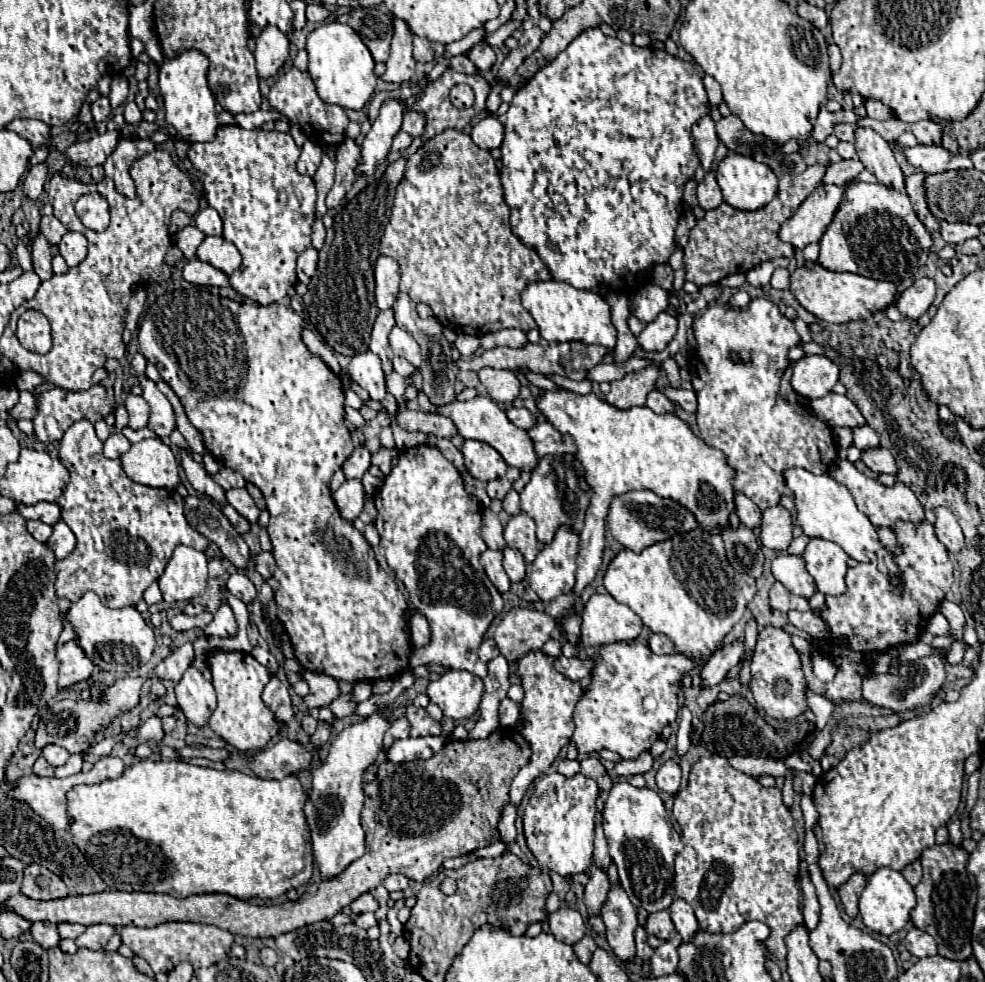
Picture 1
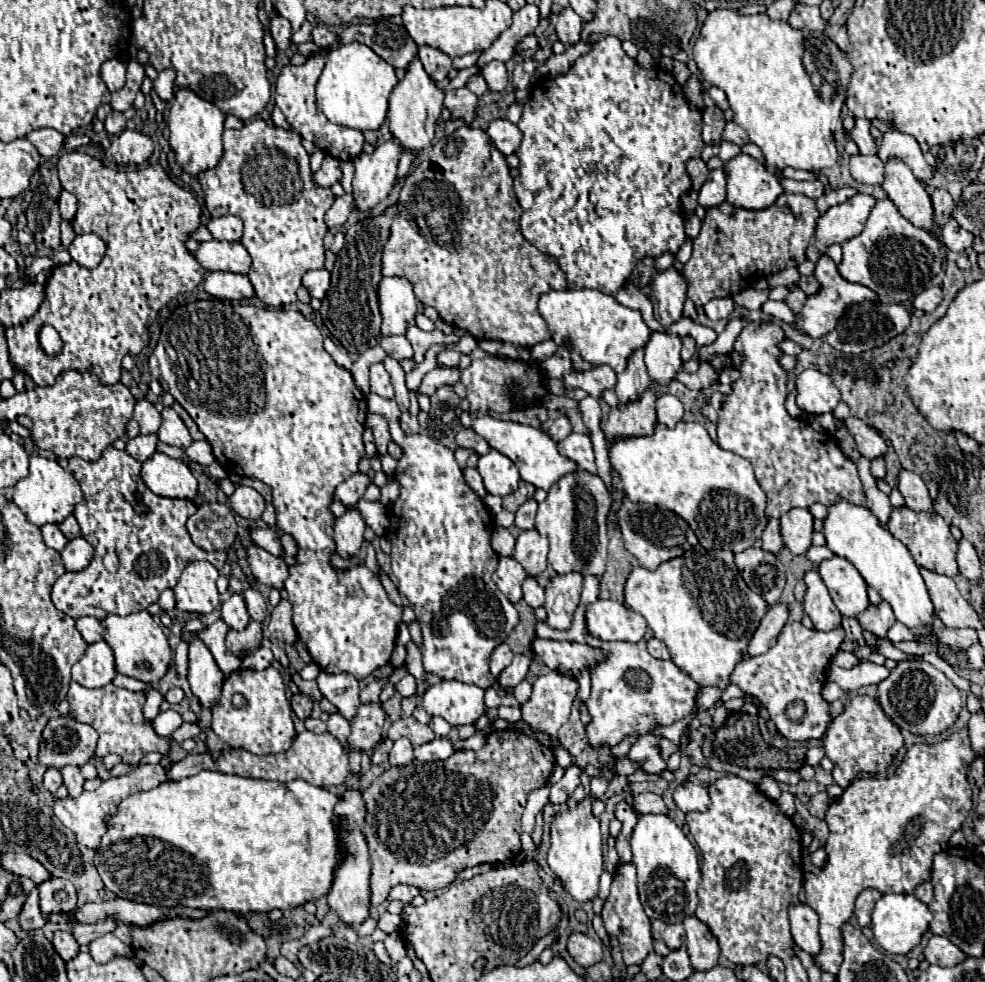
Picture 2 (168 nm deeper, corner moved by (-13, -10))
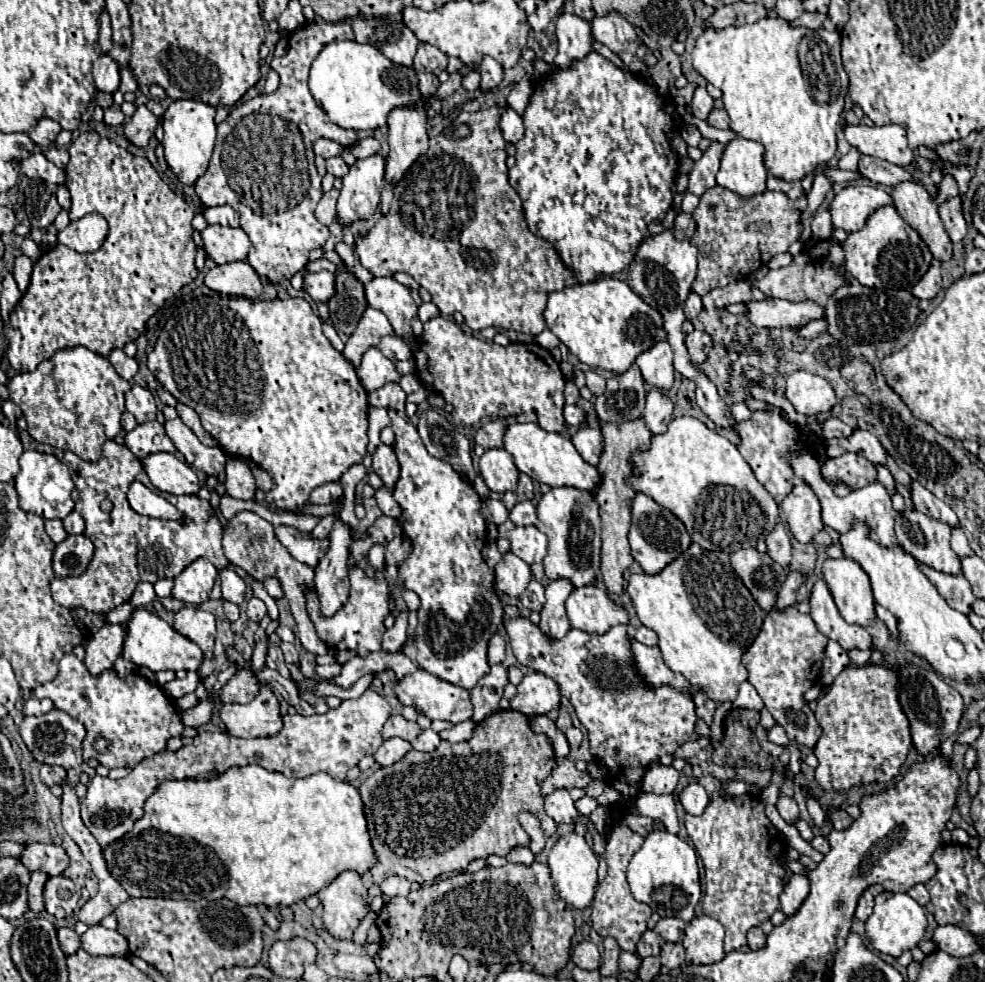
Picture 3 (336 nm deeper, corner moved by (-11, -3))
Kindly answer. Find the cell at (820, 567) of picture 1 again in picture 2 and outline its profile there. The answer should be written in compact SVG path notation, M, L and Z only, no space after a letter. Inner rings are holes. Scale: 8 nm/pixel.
M833 557L823 561L819 565L819 575L829 589L833 603L845 617L857 617L869 607L867 583L847 559Z

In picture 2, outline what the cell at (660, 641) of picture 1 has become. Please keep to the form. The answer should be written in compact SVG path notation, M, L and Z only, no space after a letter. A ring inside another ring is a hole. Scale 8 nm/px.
M651 637L651 639L647 641L647 651L649 651L655 659L669 659L667 647L665 647L659 639L655 639L655 637Z

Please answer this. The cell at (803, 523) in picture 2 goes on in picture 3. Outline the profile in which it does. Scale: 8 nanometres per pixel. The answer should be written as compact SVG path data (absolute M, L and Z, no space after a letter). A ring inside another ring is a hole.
M807 484L793 488L793 492L781 504L781 514L797 542L811 542L813 536L823 530L819 500Z

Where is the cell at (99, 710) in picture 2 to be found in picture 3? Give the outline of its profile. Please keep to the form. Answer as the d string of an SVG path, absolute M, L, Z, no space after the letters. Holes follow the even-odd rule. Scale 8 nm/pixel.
M77 646L71 654L65 654L59 662L59 674L55 676L55 680L35 688L31 696L51 698L55 702L55 708L85 724L85 760L95 758L107 768L135 766L141 760L165 750L169 738L181 736L183 724L179 720L175 702L169 700L157 684L149 682L141 674L127 674L125 678L121 678L115 674L115 670L105 670L101 676L91 676L87 670L83 670L83 656L83 646ZM99 738L105 738L109 742L107 752L97 752L93 748L95 740Z

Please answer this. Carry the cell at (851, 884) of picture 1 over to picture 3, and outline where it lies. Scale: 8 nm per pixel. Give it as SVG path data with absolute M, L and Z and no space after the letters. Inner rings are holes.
M867 888L867 890L861 894L859 904L857 904L857 910L855 910L855 916L857 916L859 920L865 922L865 920L871 916L871 912L873 912L873 898L875 898L875 894L873 894L871 888Z

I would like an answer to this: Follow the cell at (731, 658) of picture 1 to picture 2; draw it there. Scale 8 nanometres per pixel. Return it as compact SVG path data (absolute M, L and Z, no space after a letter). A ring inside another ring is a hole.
M777 603L773 607L769 607L747 647L747 655L761 655L769 647L773 647L781 629L785 627L787 619L789 619L789 607L785 603Z

